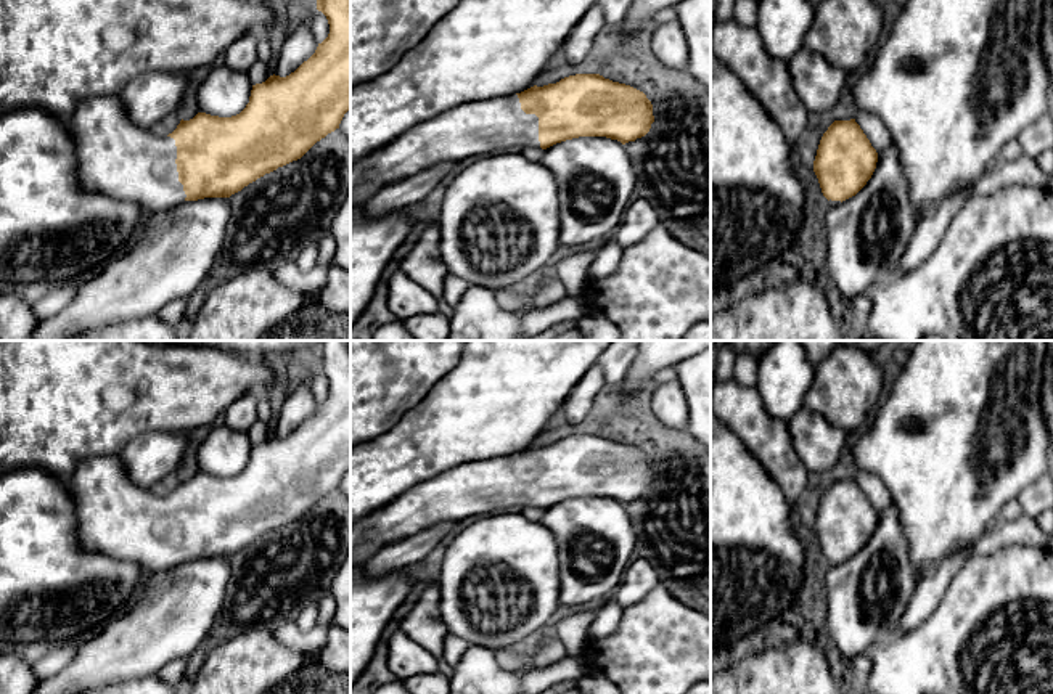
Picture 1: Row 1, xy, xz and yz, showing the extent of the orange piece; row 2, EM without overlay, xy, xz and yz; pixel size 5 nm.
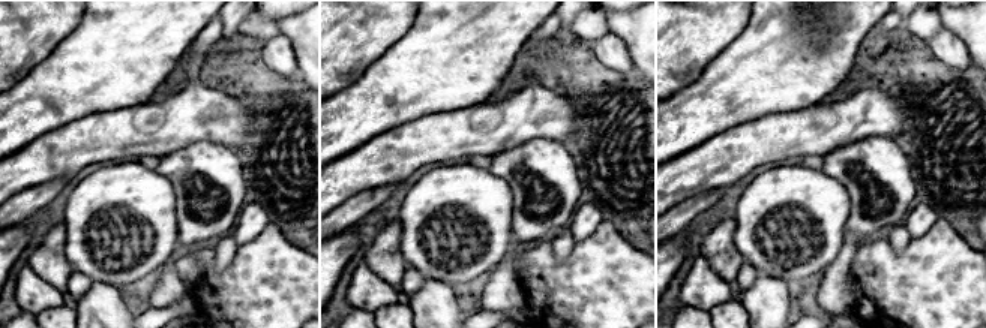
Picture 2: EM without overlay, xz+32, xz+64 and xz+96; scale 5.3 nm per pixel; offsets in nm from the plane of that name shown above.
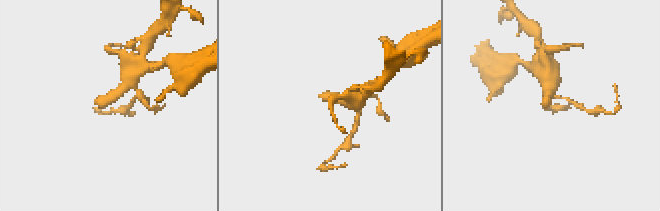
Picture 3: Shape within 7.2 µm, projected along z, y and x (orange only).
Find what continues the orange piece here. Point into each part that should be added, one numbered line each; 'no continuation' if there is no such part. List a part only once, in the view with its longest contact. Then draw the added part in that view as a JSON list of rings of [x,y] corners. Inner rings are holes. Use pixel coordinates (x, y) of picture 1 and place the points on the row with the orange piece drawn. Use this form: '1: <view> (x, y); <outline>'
1: xy (113, 156); [[[119,95],[82,101],[68,119],[68,125],[76,146],[77,178],[82,190],[132,201],[151,214],[185,202],[186,194],[178,182],[175,164],[175,140],[137,127],[124,112]]]

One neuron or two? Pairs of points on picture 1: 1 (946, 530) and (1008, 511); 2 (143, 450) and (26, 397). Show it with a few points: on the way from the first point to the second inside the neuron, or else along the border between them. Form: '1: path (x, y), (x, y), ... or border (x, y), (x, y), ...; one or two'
1: border (1015, 497), (1002, 506), (997, 518); two
2: border (166, 432), (145, 431), (118, 453); two

